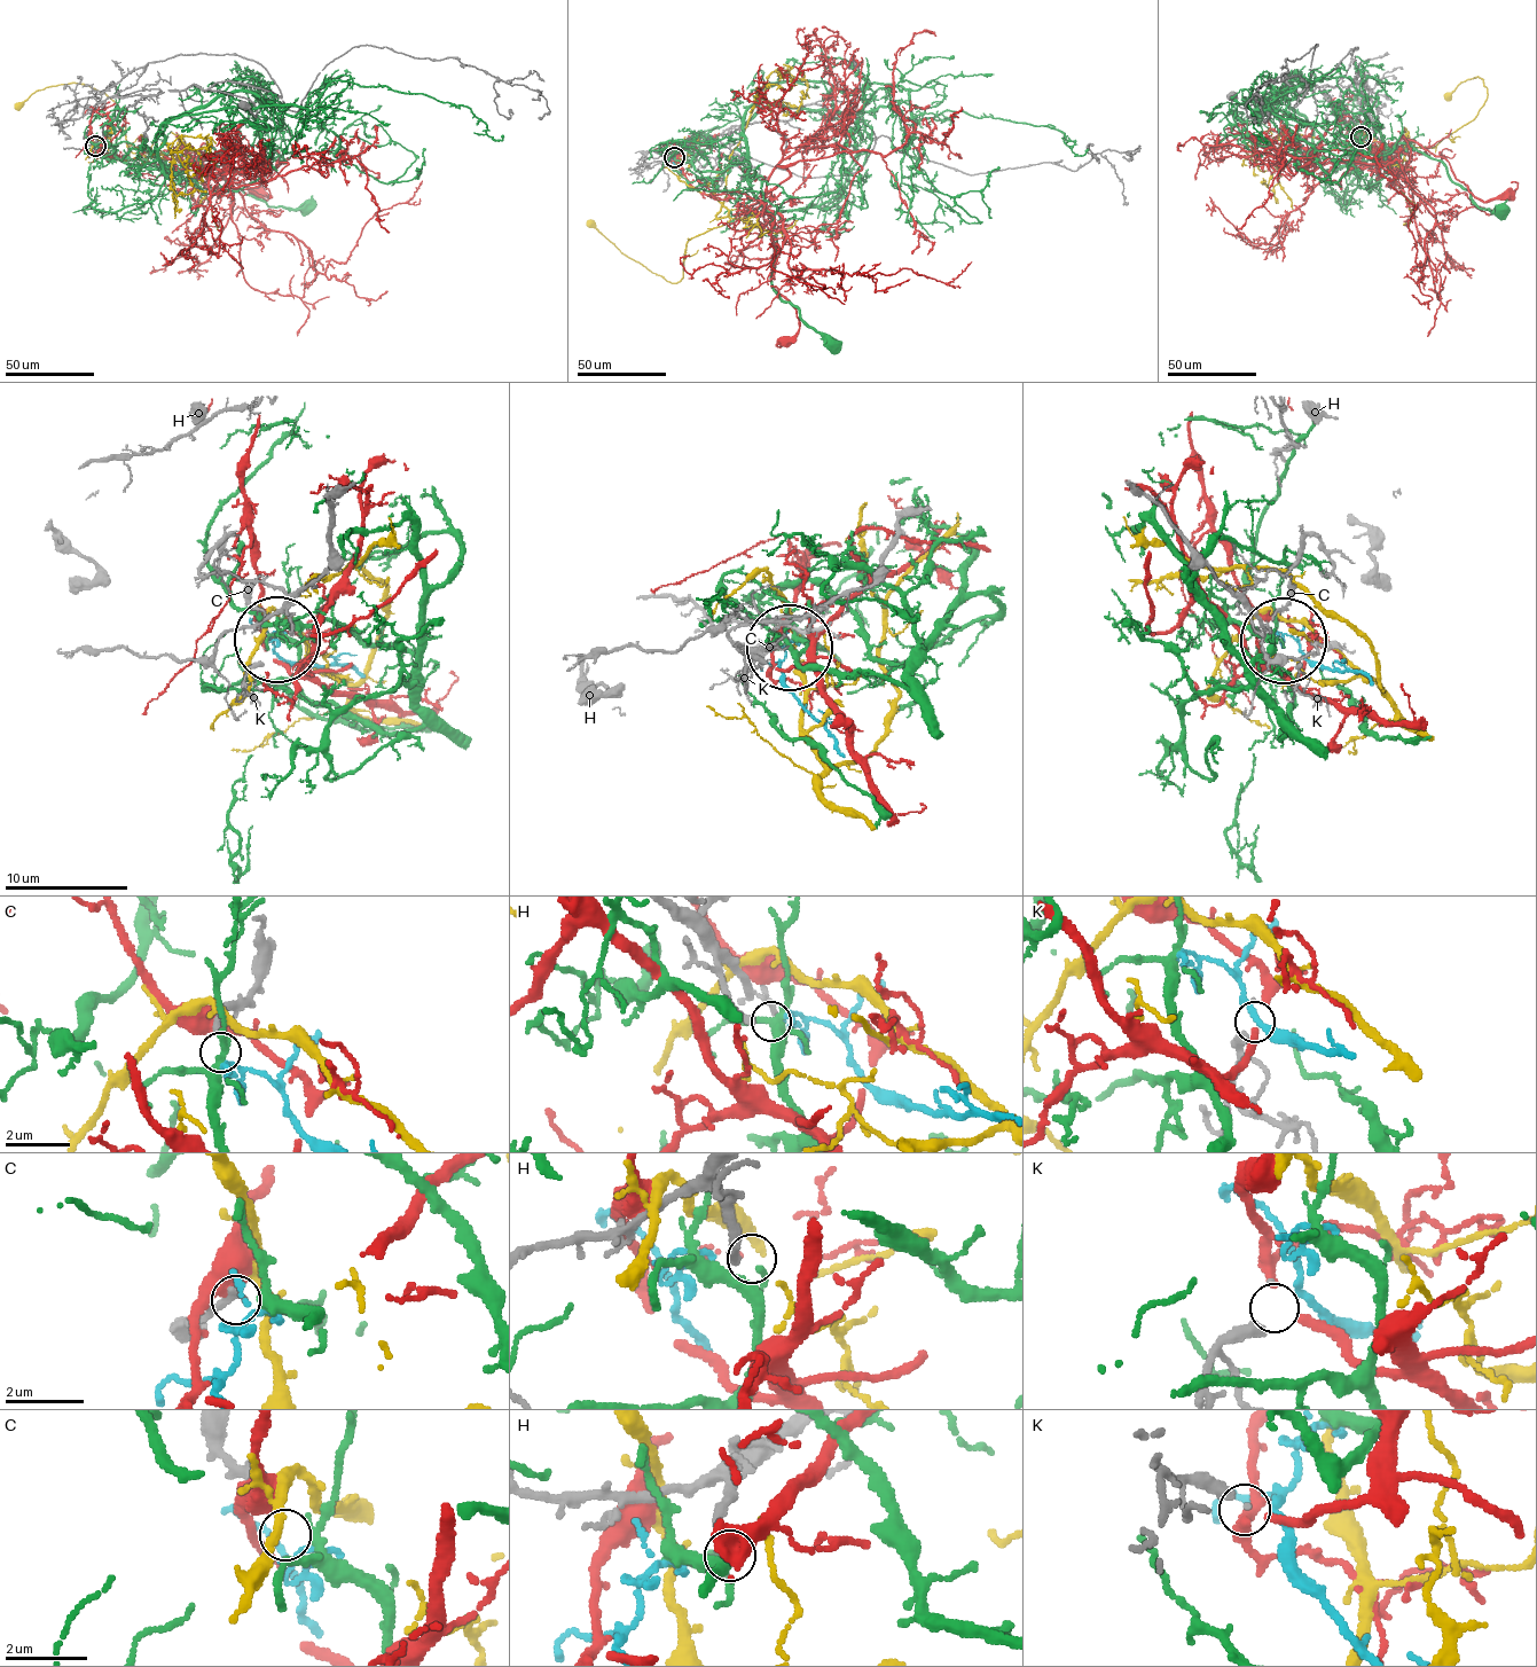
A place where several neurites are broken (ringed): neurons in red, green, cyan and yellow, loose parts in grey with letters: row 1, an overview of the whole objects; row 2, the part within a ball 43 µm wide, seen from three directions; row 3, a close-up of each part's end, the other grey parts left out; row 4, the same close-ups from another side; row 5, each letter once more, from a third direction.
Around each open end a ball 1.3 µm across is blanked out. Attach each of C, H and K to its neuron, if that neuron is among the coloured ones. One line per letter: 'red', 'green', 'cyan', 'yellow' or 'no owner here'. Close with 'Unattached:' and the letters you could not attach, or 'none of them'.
C: no owner here
H: no owner here
K: red
Unattached: C, H

